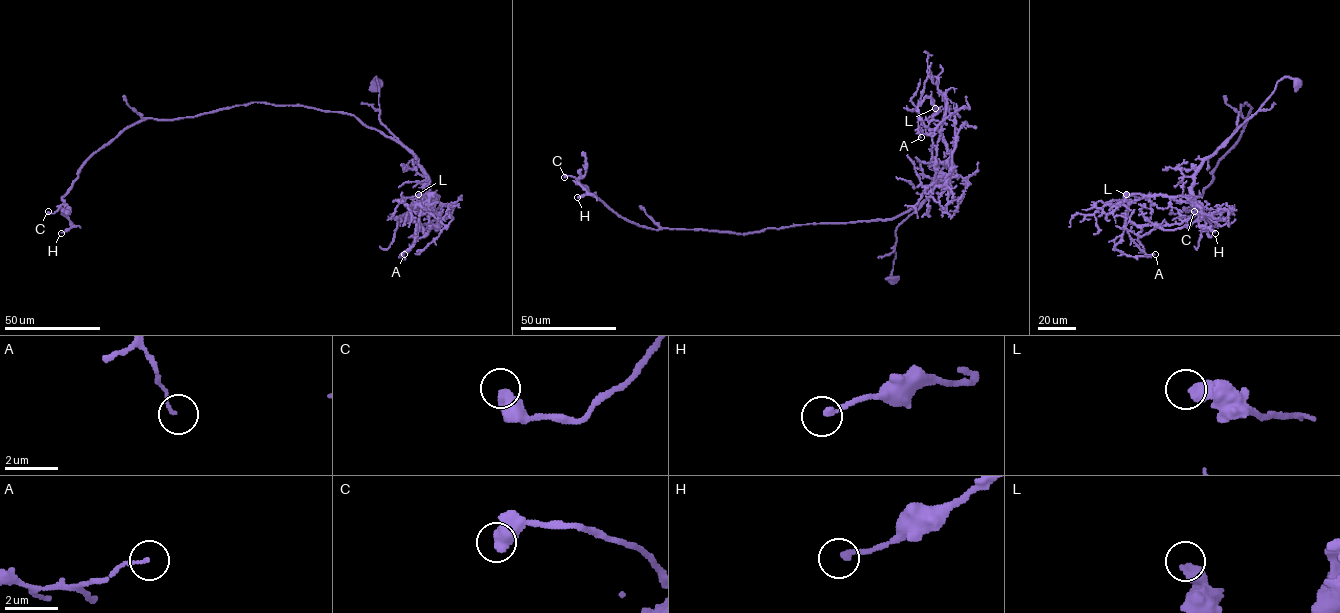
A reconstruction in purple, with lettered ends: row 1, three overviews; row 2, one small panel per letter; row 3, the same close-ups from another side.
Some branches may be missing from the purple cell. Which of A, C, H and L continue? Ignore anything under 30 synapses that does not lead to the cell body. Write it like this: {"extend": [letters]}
{"extend": []}

